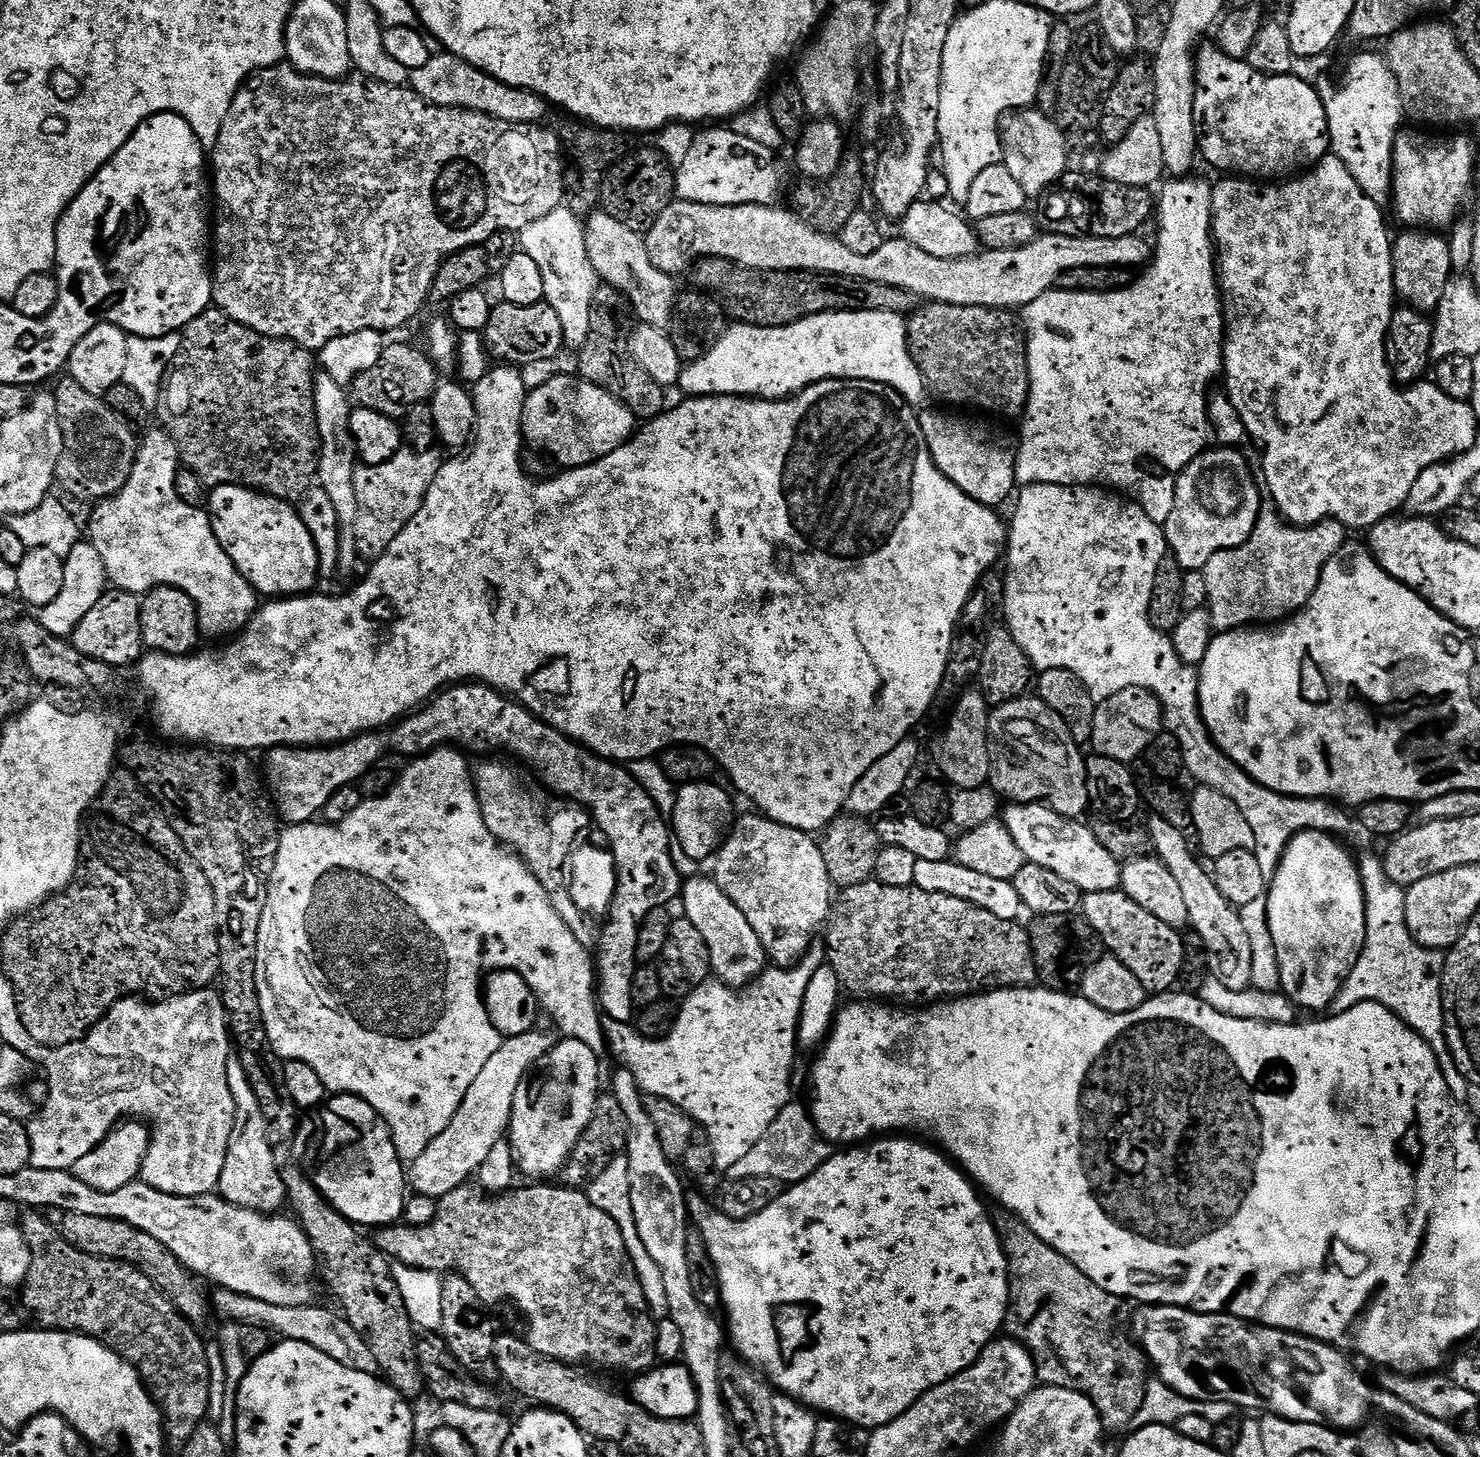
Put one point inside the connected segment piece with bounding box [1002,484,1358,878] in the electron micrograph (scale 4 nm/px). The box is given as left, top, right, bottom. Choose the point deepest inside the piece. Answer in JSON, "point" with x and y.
{"point":[1081,561]}

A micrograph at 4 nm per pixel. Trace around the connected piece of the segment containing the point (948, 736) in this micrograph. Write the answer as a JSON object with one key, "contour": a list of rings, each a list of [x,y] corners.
{"contour":[[[968,690],[955,701],[952,717],[936,744],[936,764],[953,789],[983,788],[989,783],[990,754],[988,753],[988,714],[989,704],[979,690]]]}

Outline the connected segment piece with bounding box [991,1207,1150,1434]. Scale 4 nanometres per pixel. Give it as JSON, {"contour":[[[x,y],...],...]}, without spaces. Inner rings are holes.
{"contour":[[[997,1207],[995,1211],[991,1213],[992,1224],[1000,1236],[1008,1263],[1008,1313],[1004,1315],[1003,1331],[1032,1355],[1041,1385],[1074,1390],[1090,1398],[1098,1410],[1105,1433],[1128,1428],[1147,1392],[1150,1361],[1130,1331],[1130,1316],[1127,1311],[1124,1313],[1125,1301],[1090,1282],[1090,1278],[1086,1278],[1086,1274],[1082,1274],[1070,1258],[1058,1254],[1054,1246],[1042,1242],[1042,1238],[1038,1238],[1038,1234],[1034,1234],[1034,1230],[1030,1230],[1030,1226],[1026,1226],[1016,1213],[1002,1207]]]}

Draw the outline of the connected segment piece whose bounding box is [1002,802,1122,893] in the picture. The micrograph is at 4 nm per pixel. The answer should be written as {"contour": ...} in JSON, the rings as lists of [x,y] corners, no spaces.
{"contour":[[[1044,802],[1039,804],[1009,803],[1003,809],[1002,823],[1006,826],[1006,830],[1010,830],[1014,842],[1018,842],[1018,847],[1022,849],[1025,861],[1036,863],[1038,866],[1045,867],[1046,870],[1054,871],[1059,877],[1066,878],[1067,881],[1074,883],[1082,893],[1120,888],[1121,861],[1116,860],[1114,854],[1110,854],[1110,850],[1106,850],[1106,846],[1102,846],[1102,842],[1098,842],[1098,838],[1094,838],[1091,827],[1087,823],[1085,825],[1080,824],[1084,822],[1058,814]]]}

